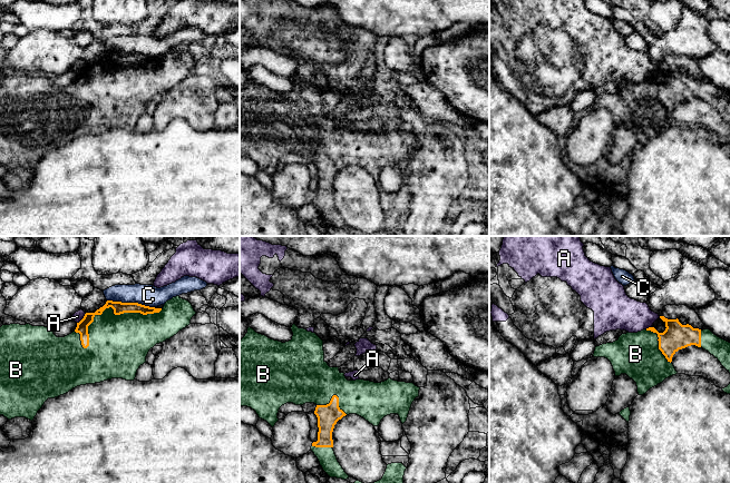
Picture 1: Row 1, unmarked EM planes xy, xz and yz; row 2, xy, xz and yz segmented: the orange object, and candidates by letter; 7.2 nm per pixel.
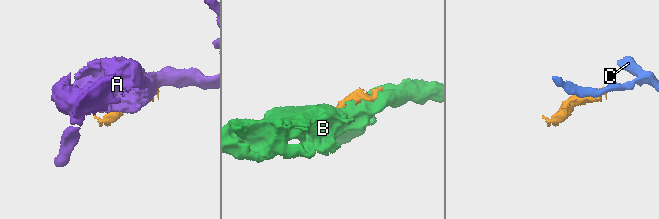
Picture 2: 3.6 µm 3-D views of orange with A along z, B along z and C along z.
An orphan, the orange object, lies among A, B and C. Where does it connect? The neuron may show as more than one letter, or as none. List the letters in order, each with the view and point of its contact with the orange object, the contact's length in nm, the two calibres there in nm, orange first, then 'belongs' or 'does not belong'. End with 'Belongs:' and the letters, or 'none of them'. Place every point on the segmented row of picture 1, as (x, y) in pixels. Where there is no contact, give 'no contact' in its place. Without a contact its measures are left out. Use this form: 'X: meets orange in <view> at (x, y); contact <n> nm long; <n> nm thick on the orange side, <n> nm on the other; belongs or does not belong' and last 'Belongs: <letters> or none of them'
A: meets orange in xy at (83, 318); contact 100 nm long; 80 nm thick on the orange side, 70 nm on the other; does not belong
B: meets orange in xy at (104, 309); contact 650 nm long; 90 nm thick on the orange side, 400 nm on the other; belongs
C: meets orange in xy at (130, 303); contact 340 nm long; 90 nm thick on the orange side, 160 nm on the other; does not belong
Belongs: B

